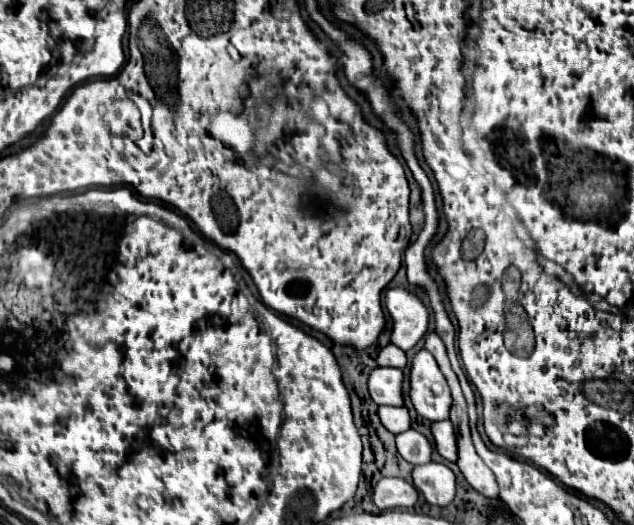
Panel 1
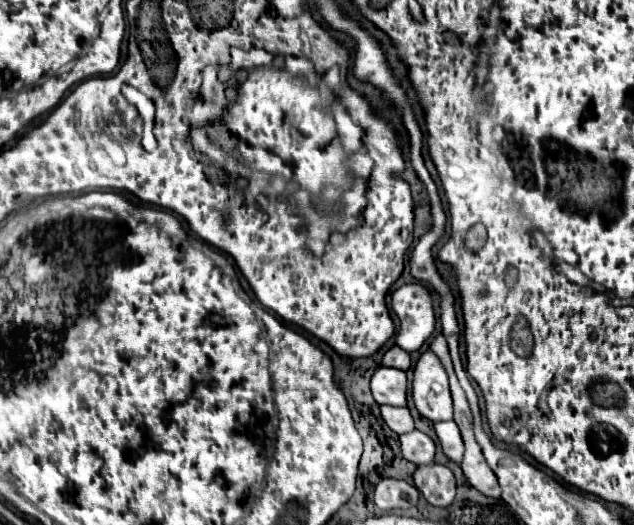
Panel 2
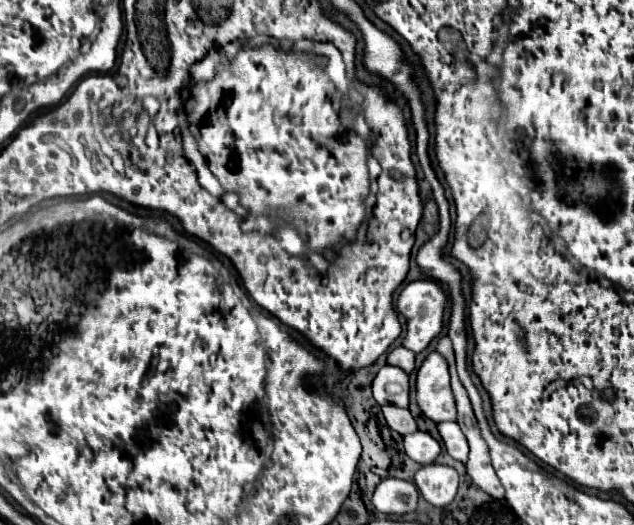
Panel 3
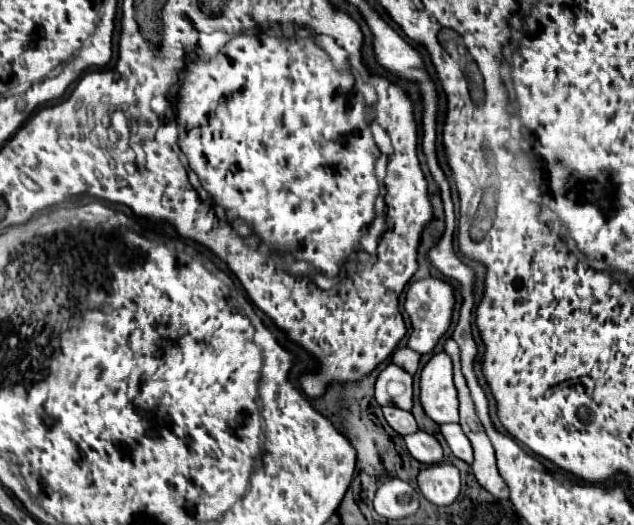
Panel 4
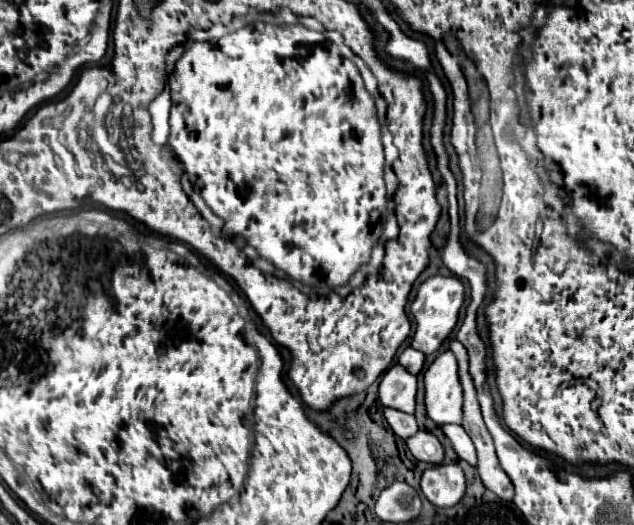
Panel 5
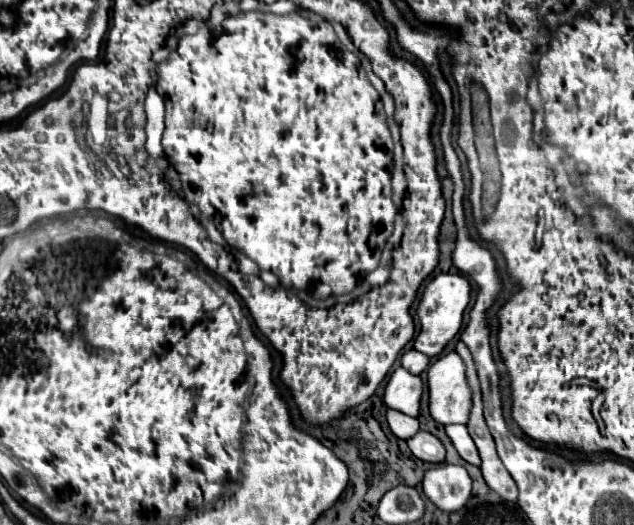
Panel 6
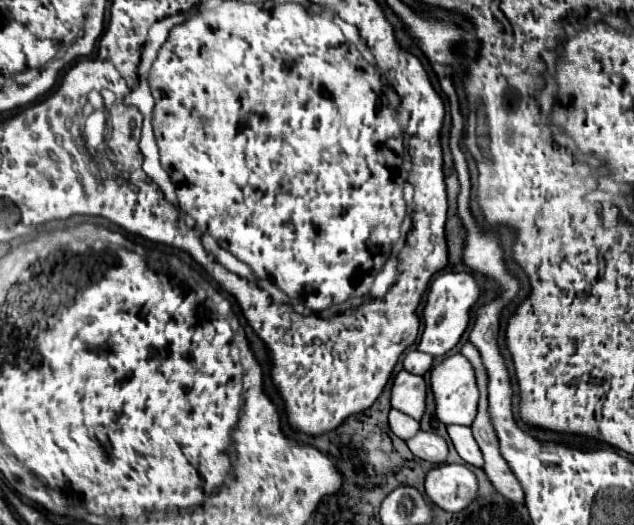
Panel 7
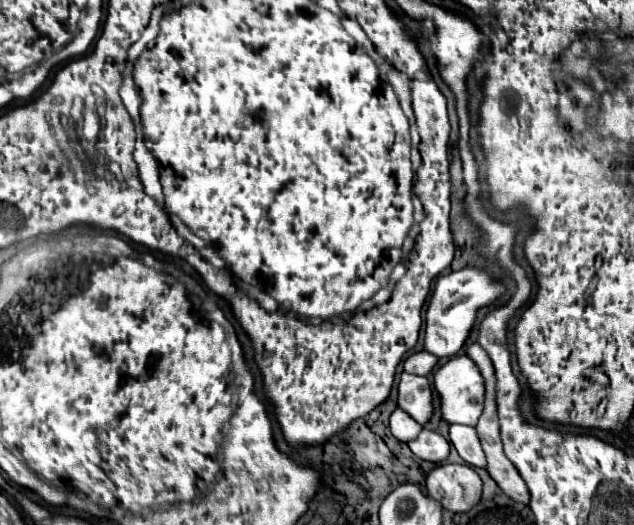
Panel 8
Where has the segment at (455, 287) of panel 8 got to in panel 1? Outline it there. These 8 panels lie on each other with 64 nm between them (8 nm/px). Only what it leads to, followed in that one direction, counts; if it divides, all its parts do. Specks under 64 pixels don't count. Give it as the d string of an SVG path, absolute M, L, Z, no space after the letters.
M390 288L386 292L384 304L392 318L392 334L390 342L410 350L420 338L424 338L428 328L428 310L426 306L404 288Z

